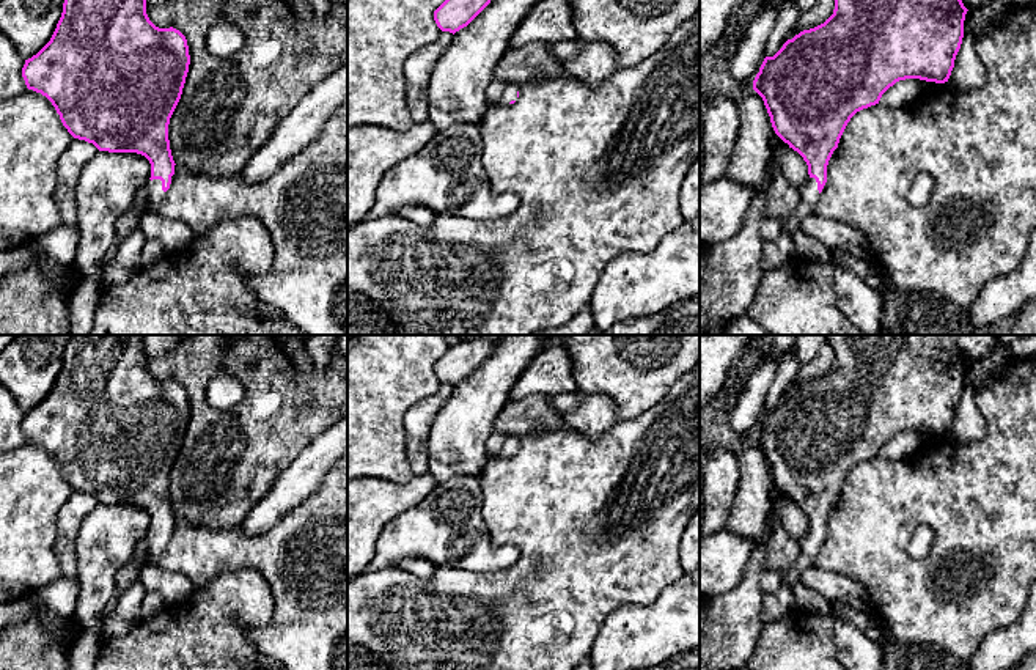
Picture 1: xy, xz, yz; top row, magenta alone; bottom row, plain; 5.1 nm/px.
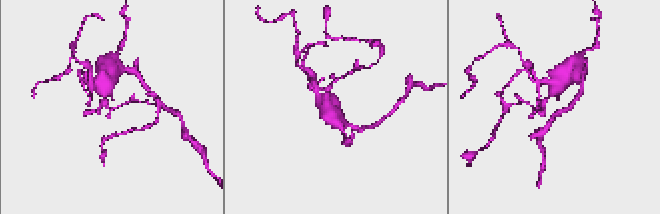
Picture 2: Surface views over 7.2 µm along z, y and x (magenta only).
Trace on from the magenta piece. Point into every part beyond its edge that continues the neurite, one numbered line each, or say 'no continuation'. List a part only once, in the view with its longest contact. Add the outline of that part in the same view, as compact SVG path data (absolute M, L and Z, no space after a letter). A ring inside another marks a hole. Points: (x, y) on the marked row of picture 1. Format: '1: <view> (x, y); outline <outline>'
1: xy (154, 187); outline M149 179L148 181L148 203L149 203L149 211L154 212L156 208L160 204L165 192L162 190L162 181L160 179Z

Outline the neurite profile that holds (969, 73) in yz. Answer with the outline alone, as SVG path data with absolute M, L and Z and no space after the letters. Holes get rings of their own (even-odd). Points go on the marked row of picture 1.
M964 30L962 44L946 82L954 90L973 90L983 87L986 82L986 69L975 52L973 42L972 33Z

